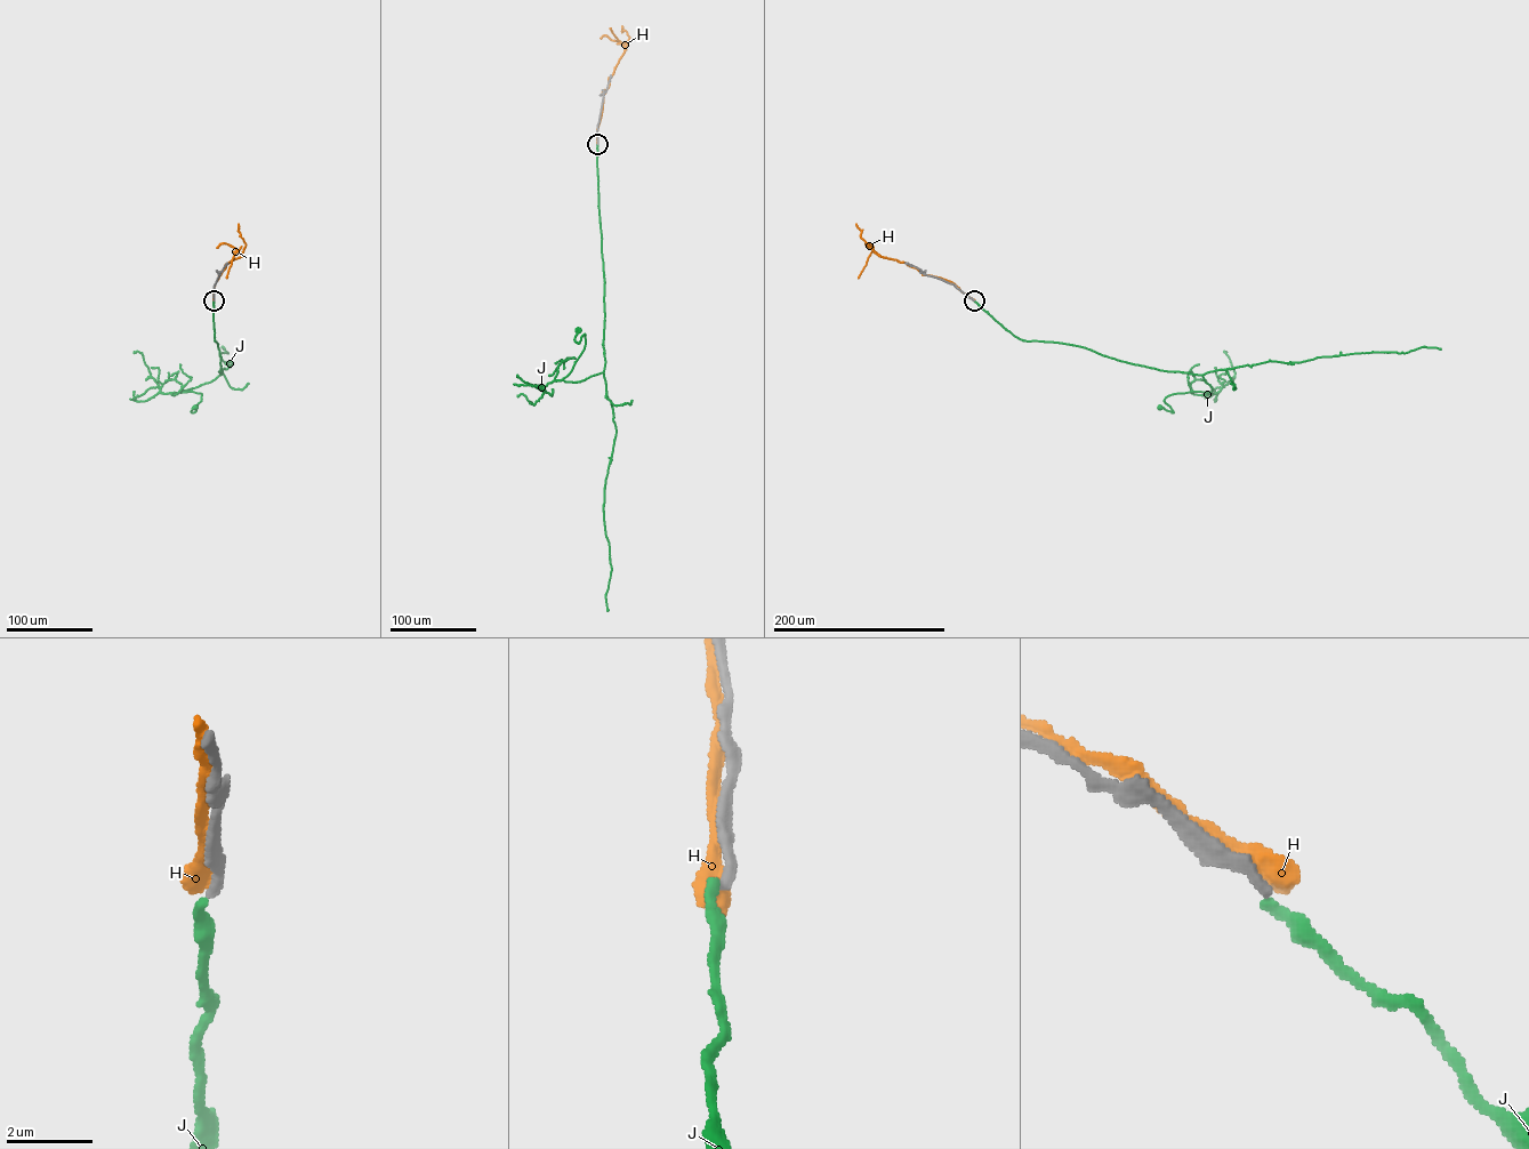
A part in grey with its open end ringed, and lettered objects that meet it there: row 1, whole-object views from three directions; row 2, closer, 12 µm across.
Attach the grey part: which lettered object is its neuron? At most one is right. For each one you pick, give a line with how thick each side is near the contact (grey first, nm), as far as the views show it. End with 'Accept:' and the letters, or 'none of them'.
Accept: none of them

